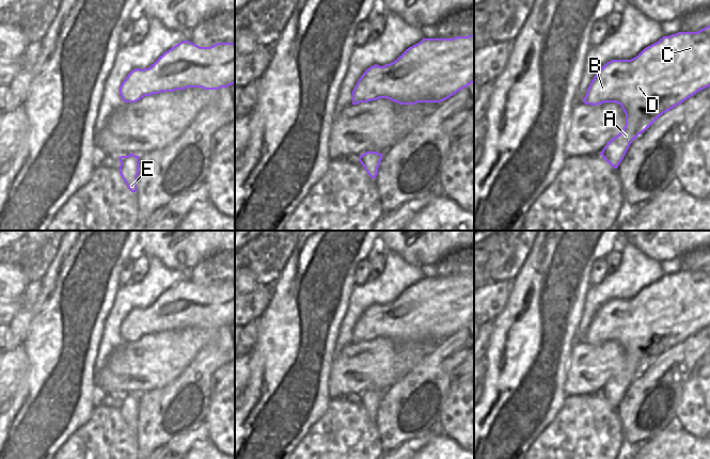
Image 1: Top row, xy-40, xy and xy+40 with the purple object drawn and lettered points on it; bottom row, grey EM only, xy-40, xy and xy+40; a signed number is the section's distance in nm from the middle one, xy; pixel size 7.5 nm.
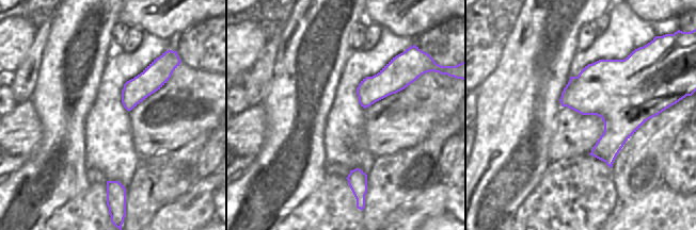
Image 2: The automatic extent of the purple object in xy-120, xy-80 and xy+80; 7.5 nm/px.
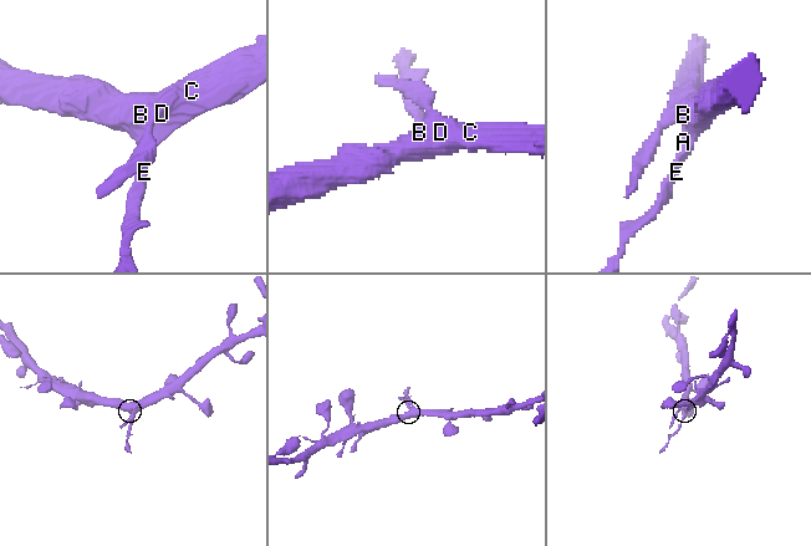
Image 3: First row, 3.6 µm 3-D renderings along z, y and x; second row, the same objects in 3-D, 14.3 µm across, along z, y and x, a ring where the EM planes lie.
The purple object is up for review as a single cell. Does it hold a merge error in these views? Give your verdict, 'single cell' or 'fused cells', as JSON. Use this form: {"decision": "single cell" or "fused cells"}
{"decision": "single cell"}

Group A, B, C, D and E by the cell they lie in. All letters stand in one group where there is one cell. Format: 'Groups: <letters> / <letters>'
Groups: A B C D E.

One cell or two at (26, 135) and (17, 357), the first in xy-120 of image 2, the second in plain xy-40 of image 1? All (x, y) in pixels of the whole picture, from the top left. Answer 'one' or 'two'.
one

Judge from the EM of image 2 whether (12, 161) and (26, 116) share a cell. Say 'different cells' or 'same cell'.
same cell

